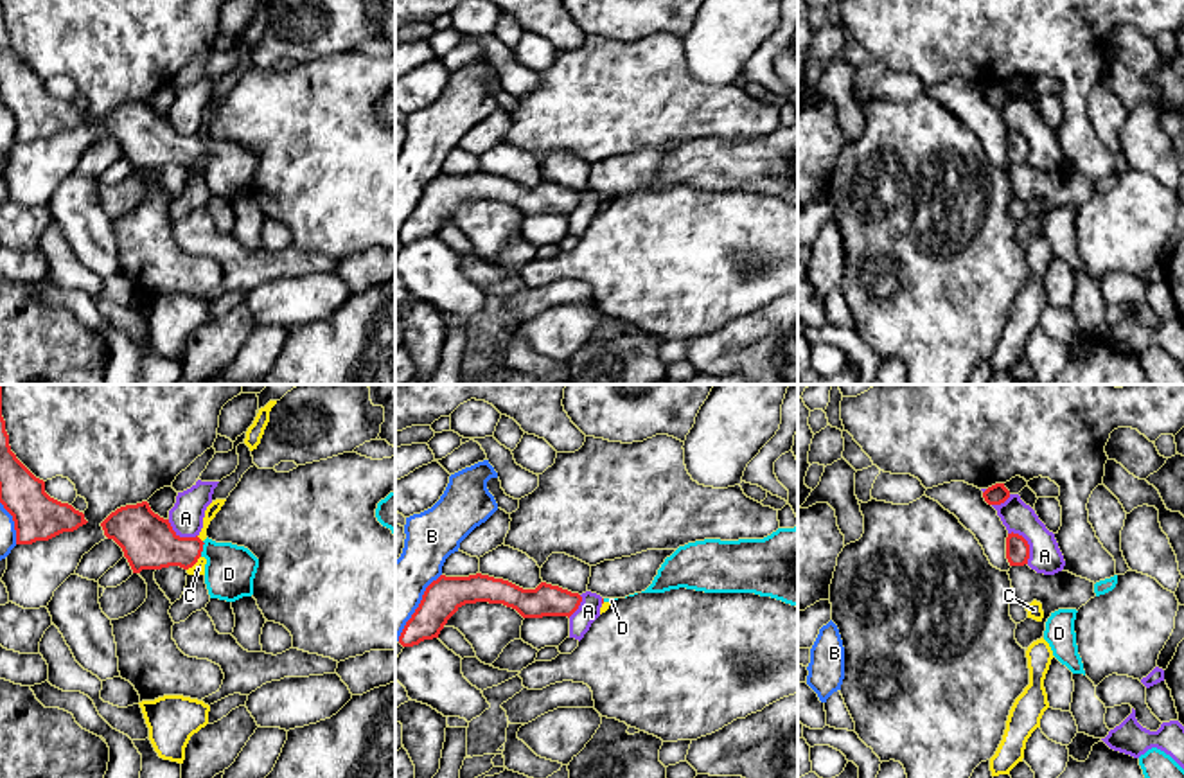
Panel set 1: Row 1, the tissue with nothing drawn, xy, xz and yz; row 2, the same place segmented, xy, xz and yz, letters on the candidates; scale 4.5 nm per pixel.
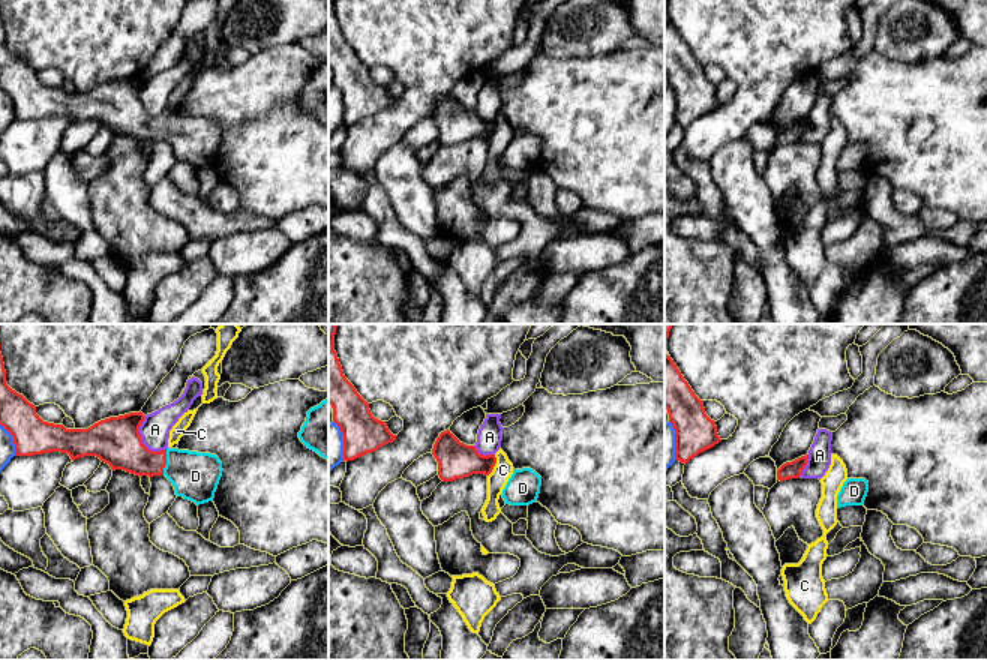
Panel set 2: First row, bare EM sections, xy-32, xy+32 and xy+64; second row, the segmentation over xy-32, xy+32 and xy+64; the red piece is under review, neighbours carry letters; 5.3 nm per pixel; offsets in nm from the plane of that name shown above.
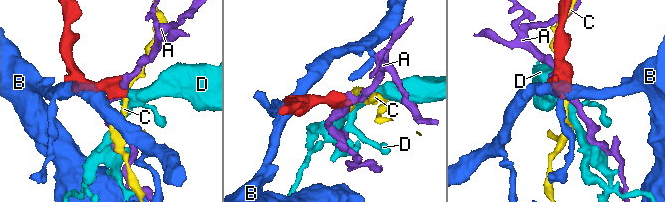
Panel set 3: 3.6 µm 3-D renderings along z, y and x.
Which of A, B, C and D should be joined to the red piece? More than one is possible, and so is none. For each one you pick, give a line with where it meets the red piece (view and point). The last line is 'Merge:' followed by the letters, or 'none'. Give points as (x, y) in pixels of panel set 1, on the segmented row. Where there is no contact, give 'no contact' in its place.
D: xy (202, 548)
Merge: D

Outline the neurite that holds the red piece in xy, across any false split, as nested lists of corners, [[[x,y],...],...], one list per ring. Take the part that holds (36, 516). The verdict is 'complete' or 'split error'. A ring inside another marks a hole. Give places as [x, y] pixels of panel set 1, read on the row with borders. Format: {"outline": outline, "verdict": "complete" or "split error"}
{"outline": [[[0,385],[0,503],[13,516],[16,544],[32,544],[49,541],[63,532],[74,532],[86,525],[84,514],[68,503],[61,503],[45,492],[45,482],[36,478],[11,451],[5,420],[2,417],[2,385]]], "verdict": "complete"}

